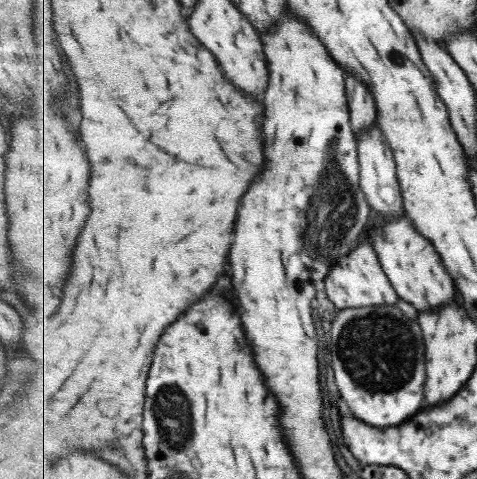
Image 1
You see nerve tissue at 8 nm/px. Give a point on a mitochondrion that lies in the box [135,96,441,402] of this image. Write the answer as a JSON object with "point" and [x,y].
{"point":[380,350]}

